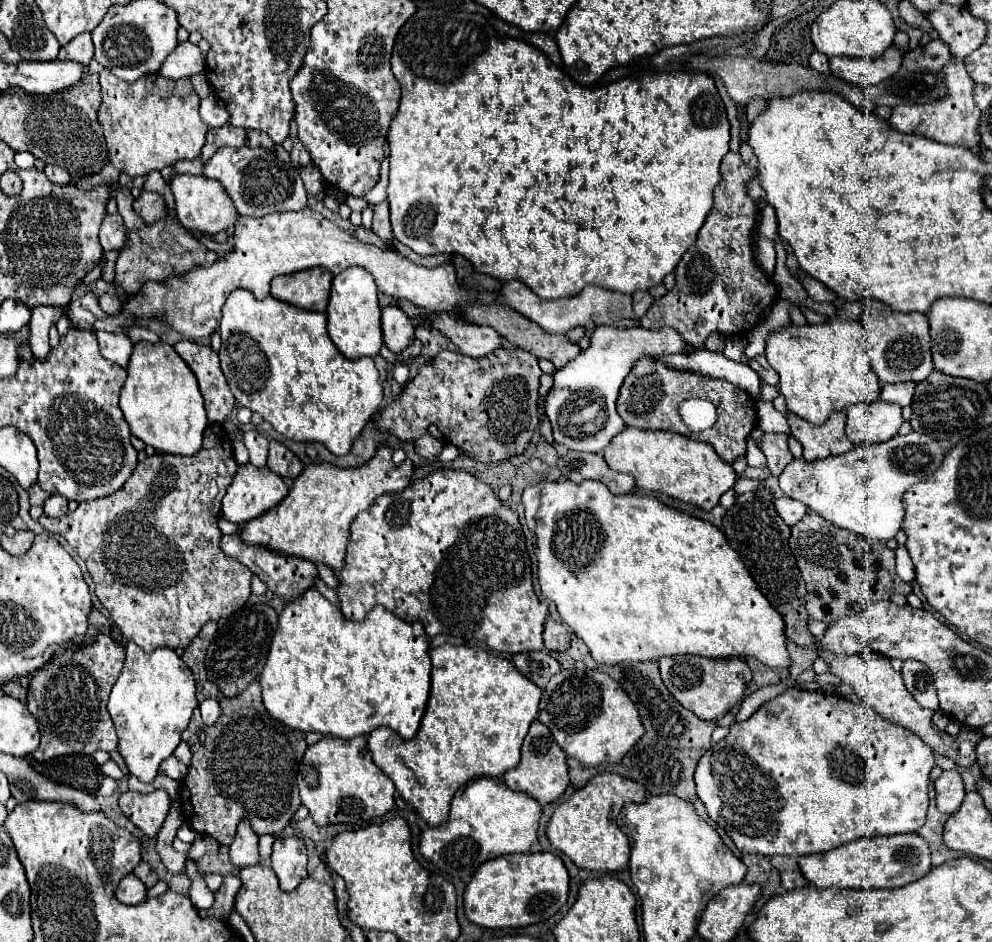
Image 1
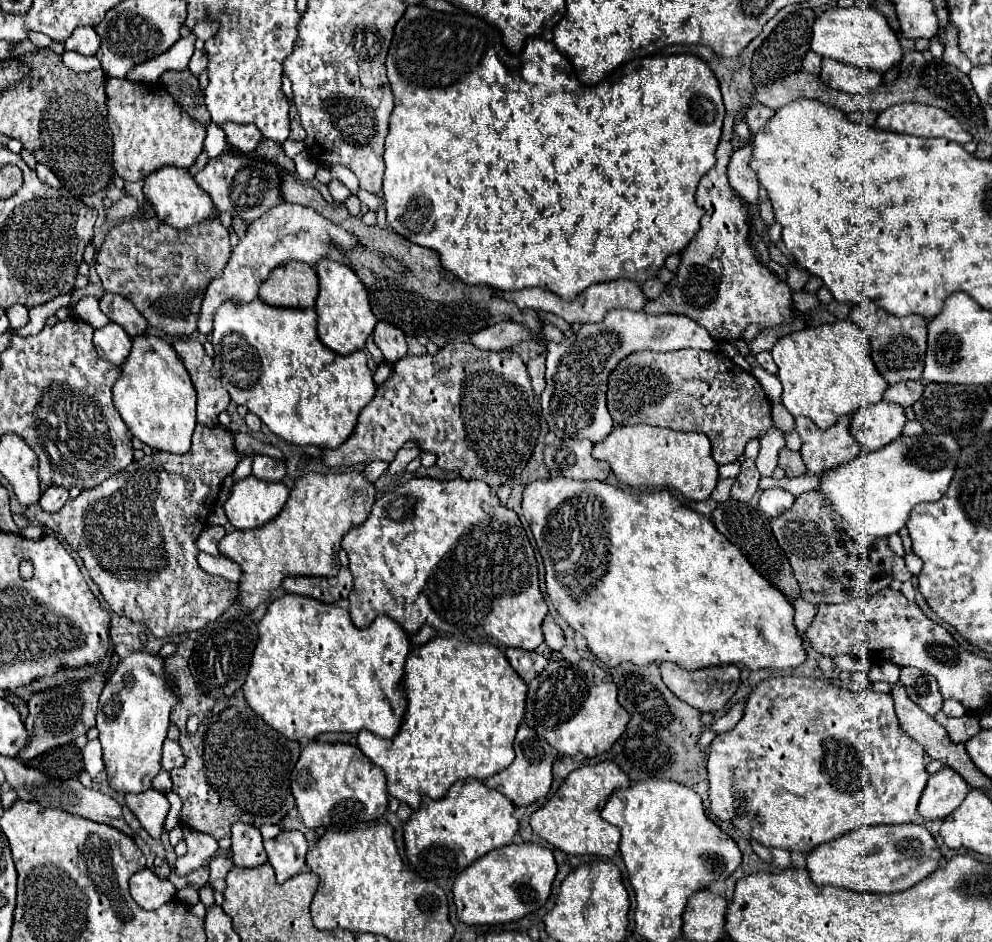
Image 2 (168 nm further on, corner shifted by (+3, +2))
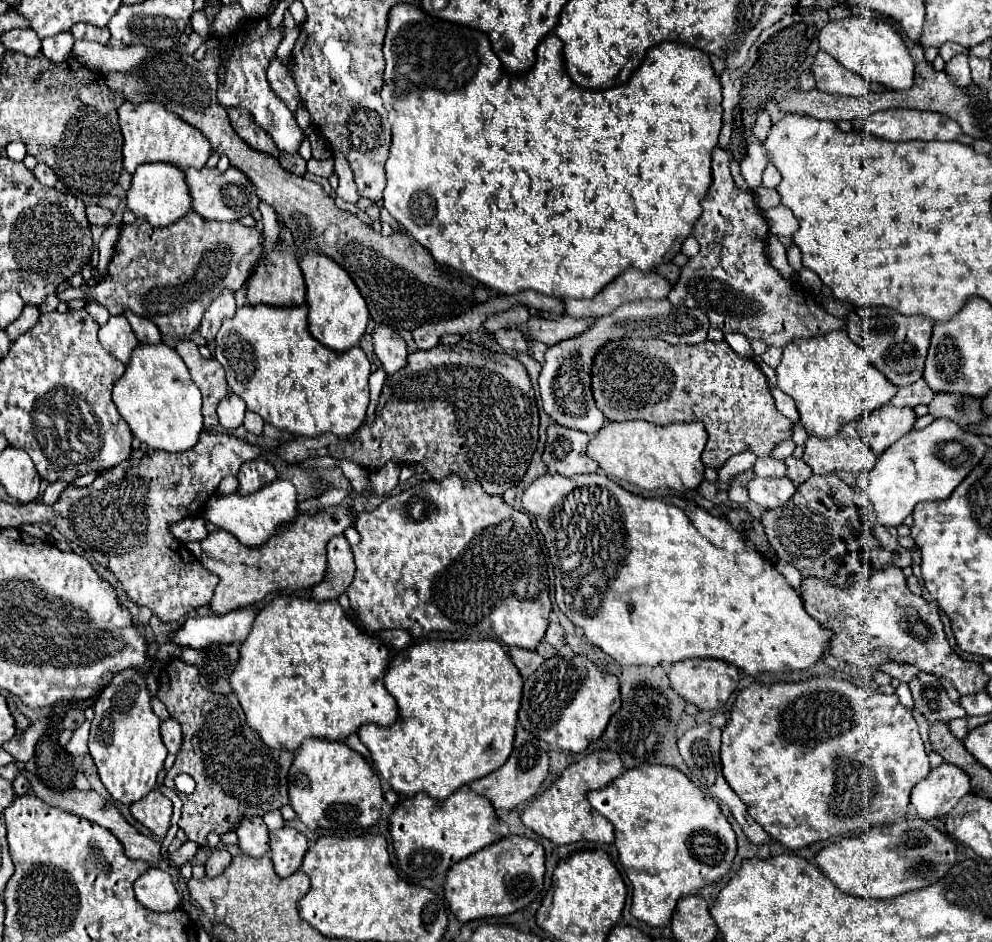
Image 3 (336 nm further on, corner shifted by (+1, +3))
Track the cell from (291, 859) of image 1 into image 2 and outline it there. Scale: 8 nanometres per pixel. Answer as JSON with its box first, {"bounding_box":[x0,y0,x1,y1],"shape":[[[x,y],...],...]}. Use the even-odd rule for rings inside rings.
{"bounding_box":[264,830,308,882],"shape":[[[282,830],[276,838],[264,840],[264,848],[268,852],[268,862],[276,872],[276,880],[286,882],[302,870],[308,842],[298,830]]]}

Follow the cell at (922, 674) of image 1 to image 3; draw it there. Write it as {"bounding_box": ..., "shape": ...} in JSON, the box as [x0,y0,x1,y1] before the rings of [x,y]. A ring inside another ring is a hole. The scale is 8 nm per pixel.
{"bounding_box":[908,673,966,721],"shape":[[[918,673],[908,685],[914,697],[914,707],[928,721],[950,721],[956,717],[966,717],[966,711],[950,701],[938,677],[930,673]]]}

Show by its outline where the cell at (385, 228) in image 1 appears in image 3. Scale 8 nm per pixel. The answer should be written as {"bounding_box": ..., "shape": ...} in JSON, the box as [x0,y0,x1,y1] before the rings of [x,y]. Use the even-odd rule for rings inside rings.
{"bounding_box":[334,153,360,203],"shape":[[[334,153],[334,161],[336,161],[336,175],[340,179],[340,185],[336,189],[336,195],[342,197],[348,203],[358,203],[360,201],[360,195],[358,195],[358,189],[356,189],[354,177],[352,177],[352,171],[346,165],[346,159],[342,157],[342,153]]]}

